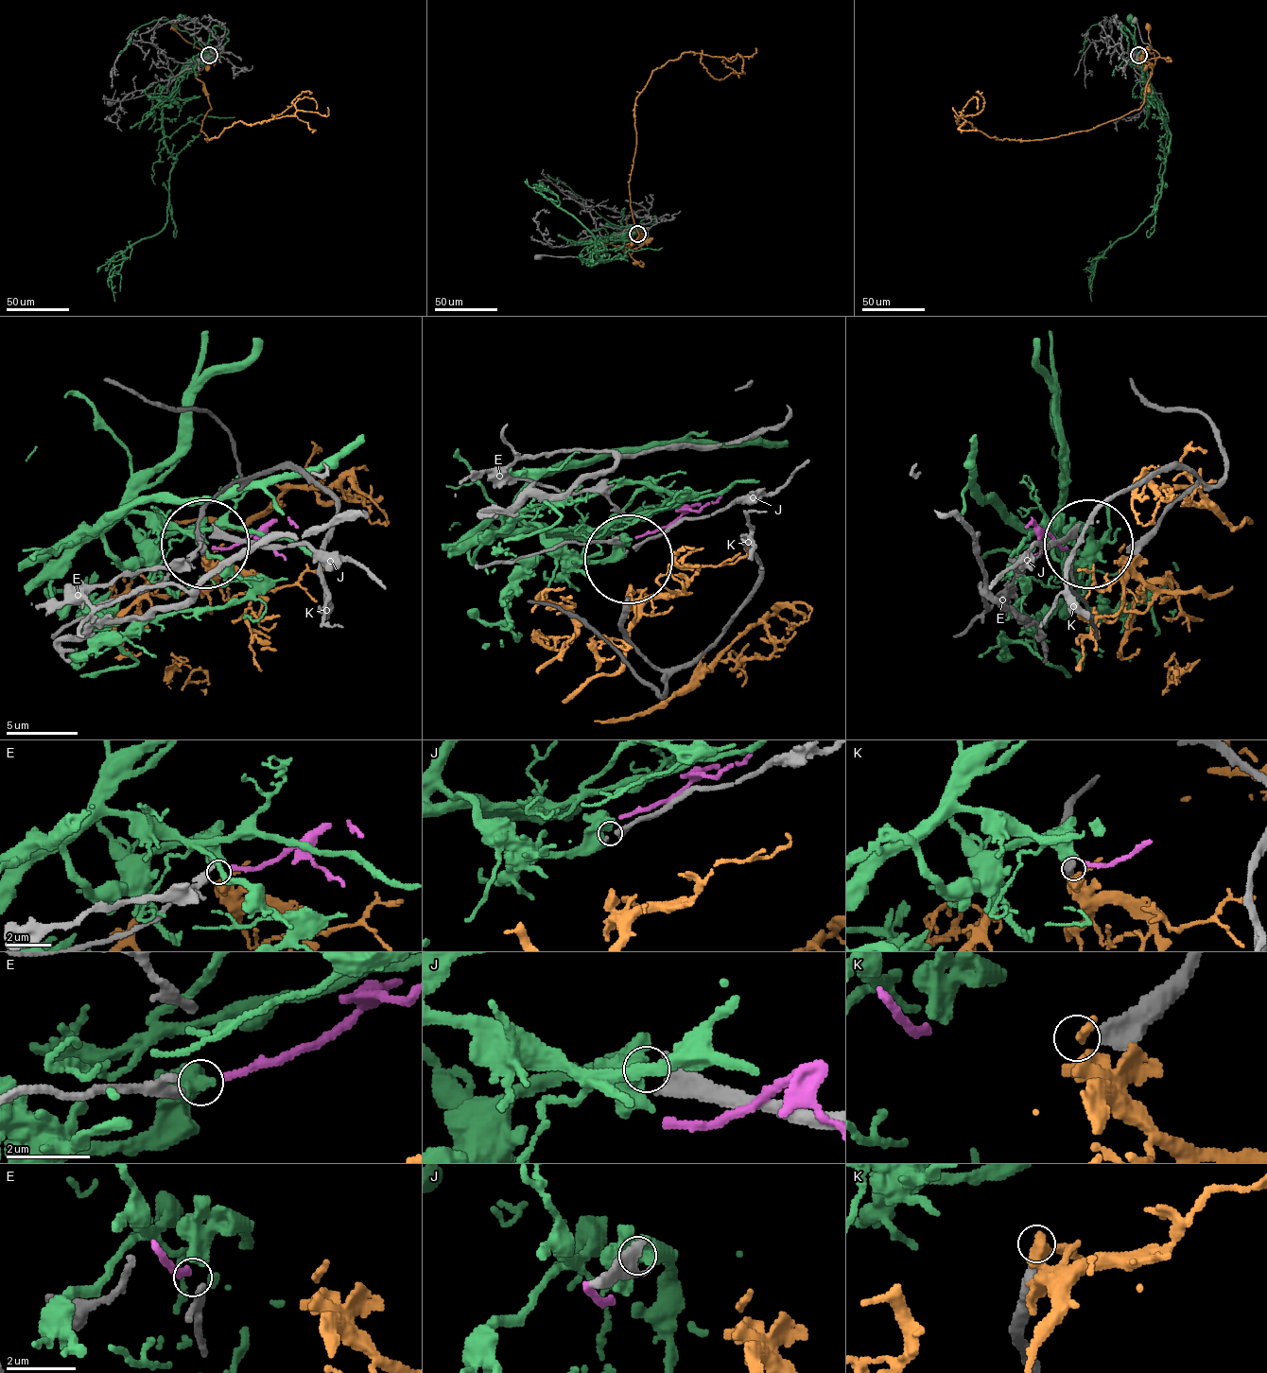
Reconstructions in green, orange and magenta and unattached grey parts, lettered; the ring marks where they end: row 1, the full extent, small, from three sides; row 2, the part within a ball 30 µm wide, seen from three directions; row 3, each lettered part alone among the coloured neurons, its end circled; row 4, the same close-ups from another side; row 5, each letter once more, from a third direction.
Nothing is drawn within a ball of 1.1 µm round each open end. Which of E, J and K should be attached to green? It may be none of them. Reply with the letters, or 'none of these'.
J

